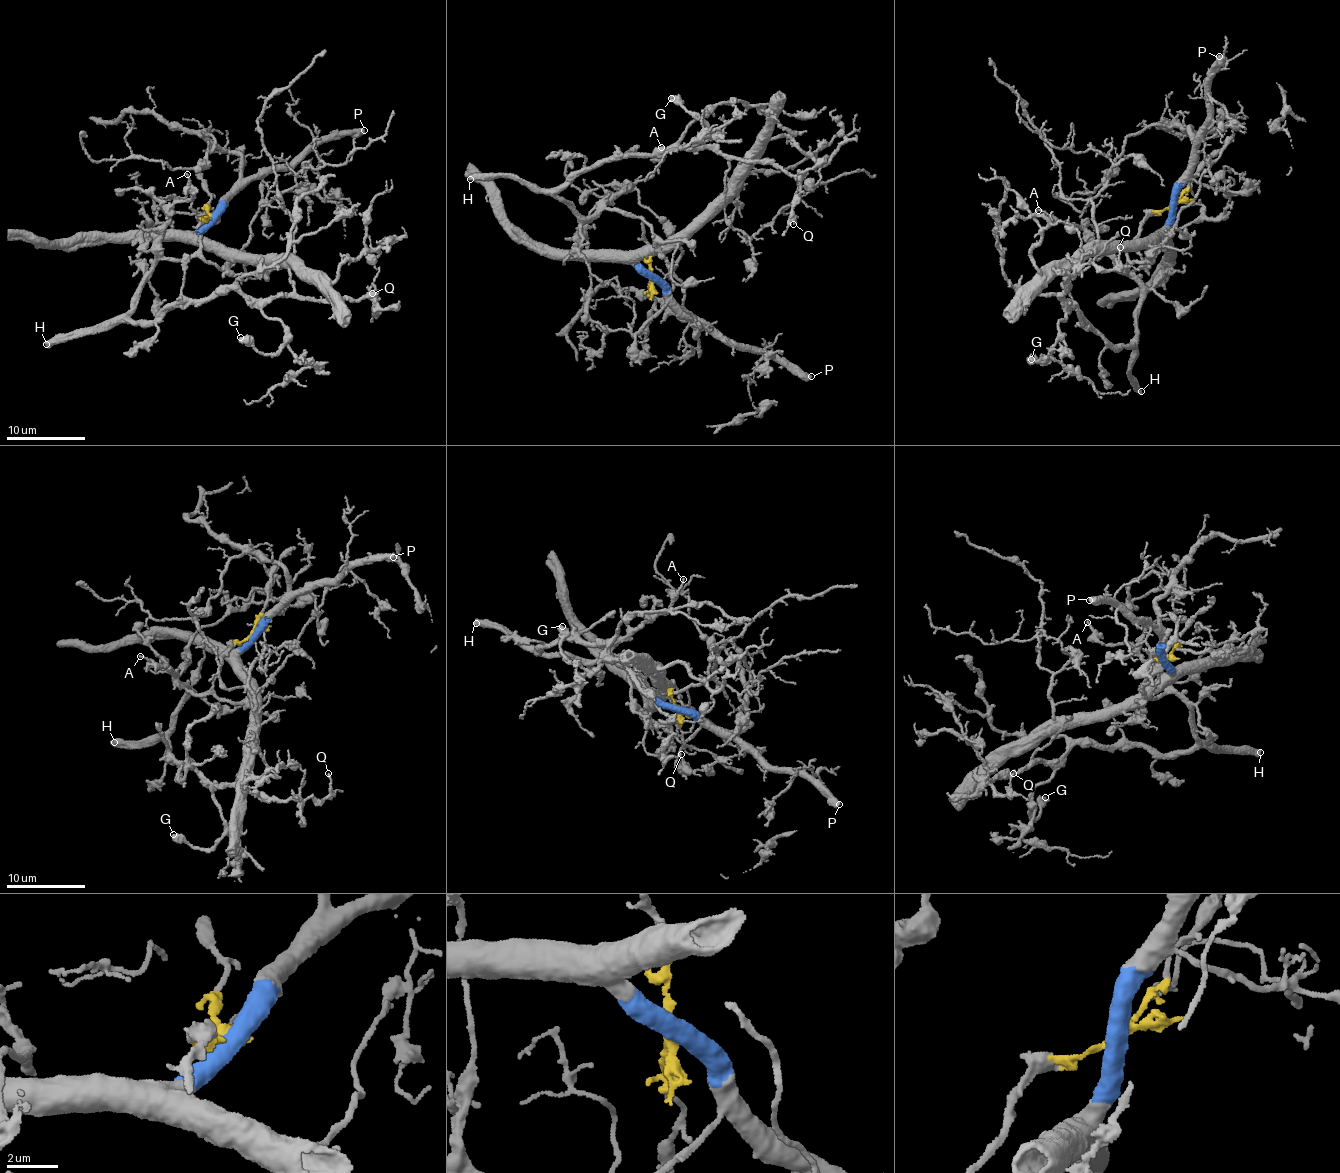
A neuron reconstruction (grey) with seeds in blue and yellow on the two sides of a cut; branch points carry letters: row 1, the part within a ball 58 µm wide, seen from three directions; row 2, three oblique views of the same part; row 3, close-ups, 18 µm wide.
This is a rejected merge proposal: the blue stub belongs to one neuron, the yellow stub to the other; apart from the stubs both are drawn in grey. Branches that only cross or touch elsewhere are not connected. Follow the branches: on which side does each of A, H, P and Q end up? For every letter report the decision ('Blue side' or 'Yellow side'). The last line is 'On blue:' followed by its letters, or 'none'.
A: Yellow side
H: Yellow side
P: Blue side
Q: Yellow side
On blue: P

